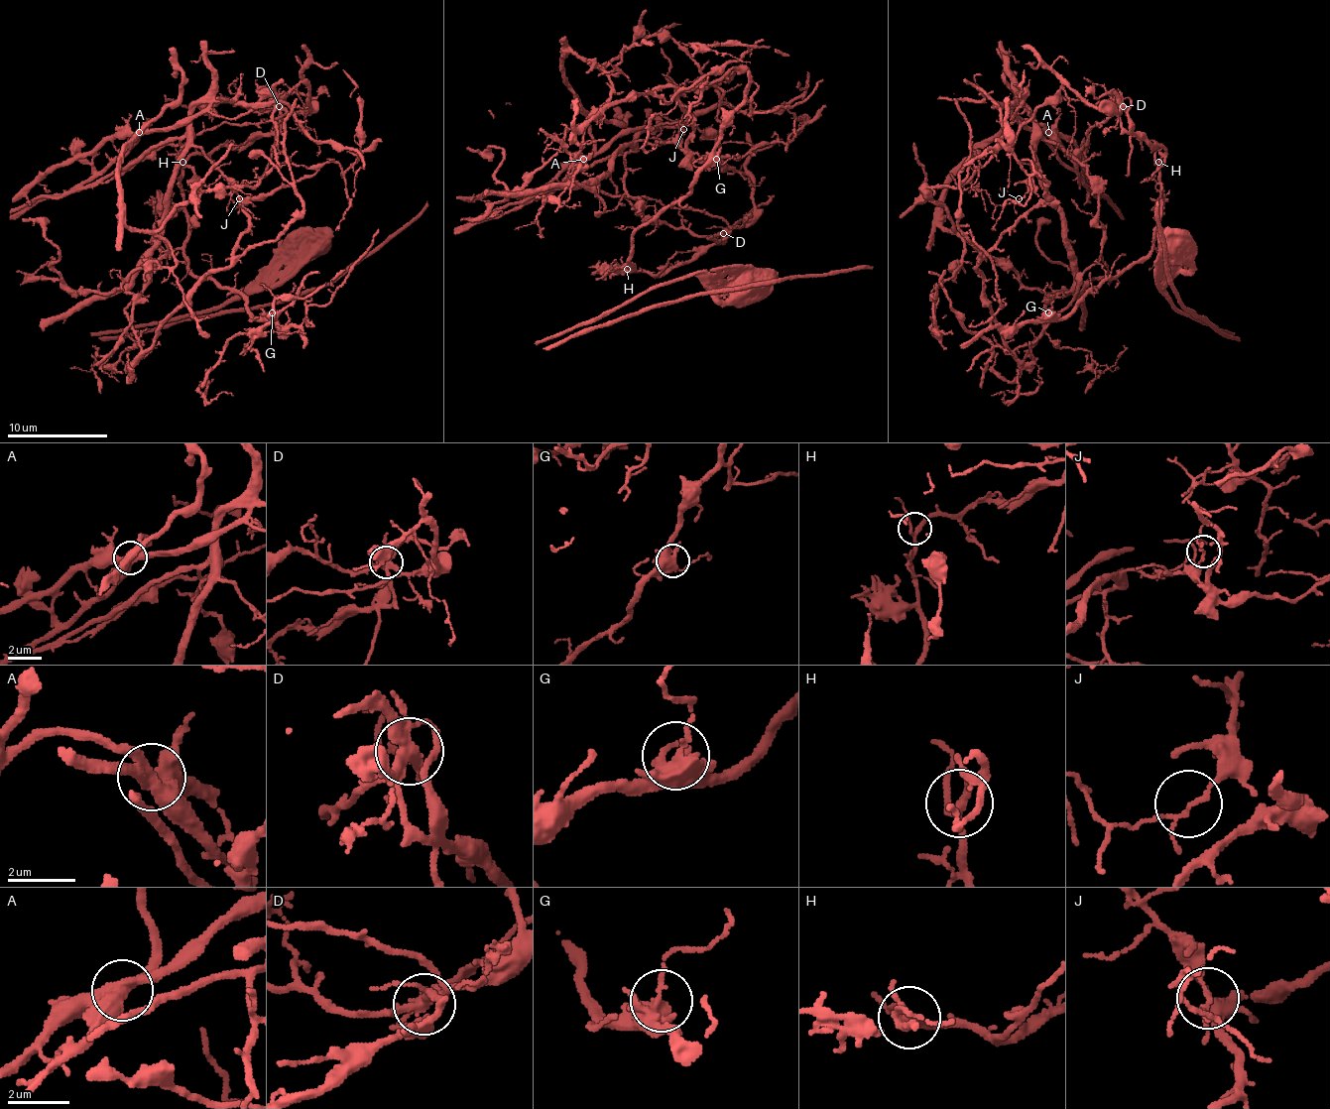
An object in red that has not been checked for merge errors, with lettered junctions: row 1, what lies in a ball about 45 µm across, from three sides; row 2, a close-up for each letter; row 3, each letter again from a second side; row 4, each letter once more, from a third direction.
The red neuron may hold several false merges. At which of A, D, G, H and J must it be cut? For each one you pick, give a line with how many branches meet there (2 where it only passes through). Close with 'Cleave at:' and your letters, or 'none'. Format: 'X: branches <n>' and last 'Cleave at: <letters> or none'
A: branches 2
D: branches 7
J: branches 3
Cleave at: A, D, J

